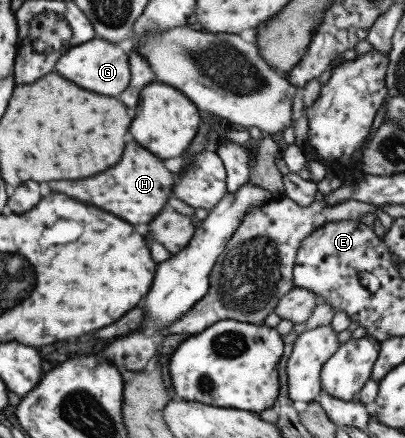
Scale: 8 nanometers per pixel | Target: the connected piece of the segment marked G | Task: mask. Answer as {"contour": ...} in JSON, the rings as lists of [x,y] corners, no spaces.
{"contour":[[[95,37],[83,42],[60,55],[56,64],[52,66],[56,74],[64,76],[66,80],[82,86],[84,90],[104,94],[104,96],[116,96],[120,94],[129,83],[129,64],[126,54],[117,46],[117,43]]]}

